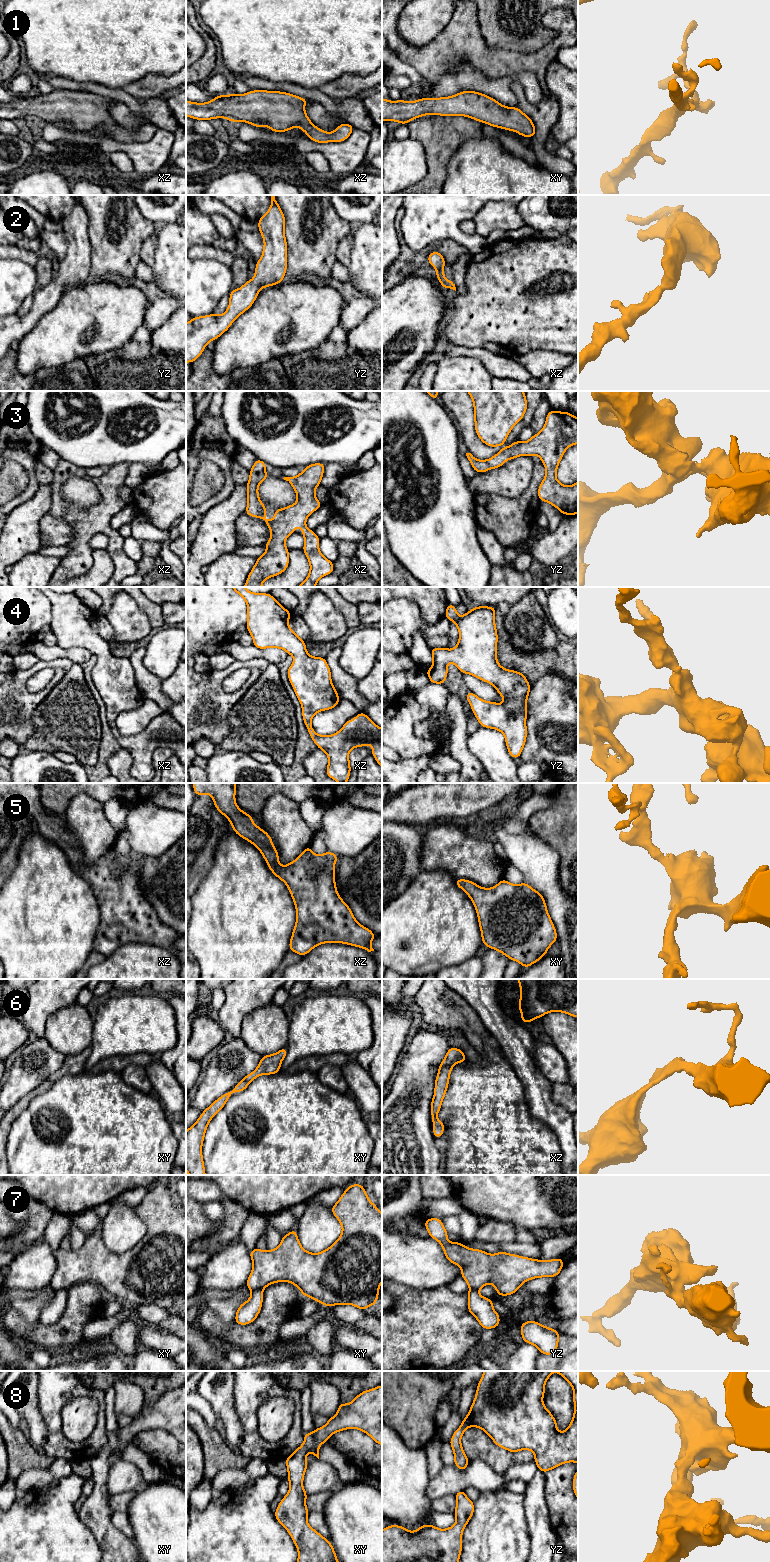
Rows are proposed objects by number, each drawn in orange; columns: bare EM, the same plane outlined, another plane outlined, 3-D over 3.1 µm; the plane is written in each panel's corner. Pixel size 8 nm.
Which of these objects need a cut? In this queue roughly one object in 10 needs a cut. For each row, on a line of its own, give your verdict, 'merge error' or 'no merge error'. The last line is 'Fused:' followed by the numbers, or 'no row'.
1: no merge error
2: no merge error
3: no merge error
4: no merge error
5: no merge error
6: no merge error
7: merge error
8: no merge error
Fused: 7

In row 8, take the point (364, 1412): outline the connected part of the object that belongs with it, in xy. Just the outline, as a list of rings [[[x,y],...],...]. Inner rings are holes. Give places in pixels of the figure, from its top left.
[[[382,1385],[368,1389],[357,1395],[349,1404],[340,1401],[337,1413],[330,1417],[328,1422],[312,1433],[304,1433],[304,1443],[298,1447],[289,1457],[285,1459],[288,1470],[287,1479],[290,1488],[285,1497],[282,1498],[274,1512],[276,1520],[288,1531],[297,1550],[297,1562],[338,1562],[338,1558],[329,1539],[324,1538],[314,1530],[307,1522],[309,1511],[306,1507],[308,1494],[303,1488],[303,1479],[308,1464],[306,1455],[311,1452],[319,1459],[319,1447],[328,1442],[328,1438],[342,1430],[358,1429],[369,1435],[373,1441],[382,1446]]]

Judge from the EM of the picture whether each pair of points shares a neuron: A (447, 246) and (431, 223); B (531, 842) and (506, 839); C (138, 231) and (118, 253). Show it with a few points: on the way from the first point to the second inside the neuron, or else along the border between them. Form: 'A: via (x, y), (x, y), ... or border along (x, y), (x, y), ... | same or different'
A: border along (465, 246), (444, 239), (434, 241), (421, 249) | different
B: via (525, 842), (512, 842) | same
C: via (133, 236), (121, 248) | same

